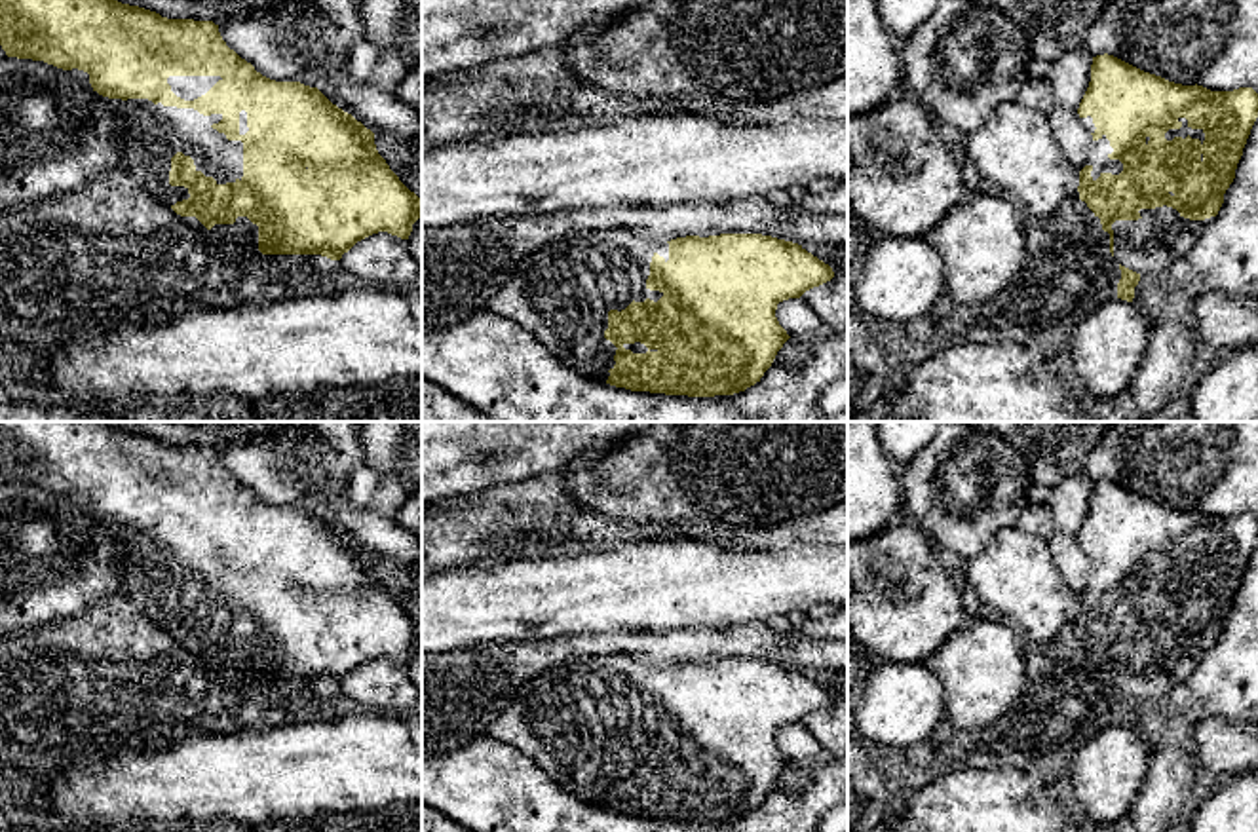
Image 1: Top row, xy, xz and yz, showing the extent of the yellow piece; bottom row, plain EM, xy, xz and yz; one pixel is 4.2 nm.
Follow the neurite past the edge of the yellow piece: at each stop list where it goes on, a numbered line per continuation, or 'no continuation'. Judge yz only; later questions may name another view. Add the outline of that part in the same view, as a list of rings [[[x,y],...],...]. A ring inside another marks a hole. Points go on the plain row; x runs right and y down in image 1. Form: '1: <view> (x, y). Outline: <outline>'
1: yz (1148, 671). Outline: [[[1172,633],[1140,634],[1138,646],[1115,646],[1114,684],[1136,699],[1159,699],[1186,682],[1214,642],[1184,644]]]

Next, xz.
1: xz (561, 718). Outline: [[[621,653],[568,661],[523,684],[507,707],[486,726],[485,735],[523,750],[543,773],[574,798],[606,807],[616,786],[616,771],[604,764],[608,737],[625,735],[633,726],[658,728],[663,718],[650,716],[646,705],[654,680],[669,686],[667,667],[646,667]]]

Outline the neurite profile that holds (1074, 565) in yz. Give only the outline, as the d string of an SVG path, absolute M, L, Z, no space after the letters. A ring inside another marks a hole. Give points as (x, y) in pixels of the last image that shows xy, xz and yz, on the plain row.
M1055 532L1049 539L1049 551L1057 570L1062 574L1068 587L1079 595L1085 593L1087 583L1093 577L1093 560L1081 549L1081 543L1076 536L1064 532Z

